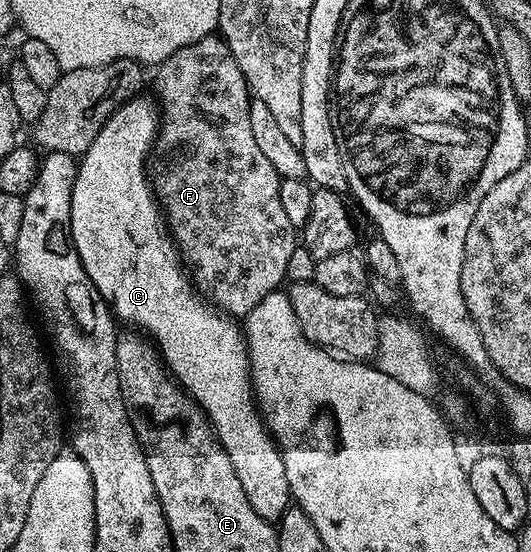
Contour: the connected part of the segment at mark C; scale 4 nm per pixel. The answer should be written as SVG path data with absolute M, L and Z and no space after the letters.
M146 95L131 97L114 110L104 127L100 127L96 139L92 139L92 147L81 154L72 187L70 242L80 255L88 279L92 279L94 292L112 307L113 316L121 324L123 321L130 325L126 327L133 327L152 338L170 376L206 413L214 434L222 441L224 451L228 451L228 459L232 459L232 467L236 467L236 475L244 486L244 495L248 495L256 513L266 521L277 523L292 505L288 471L284 471L282 452L262 420L254 395L250 352L243 326L198 293L189 274L180 269L183 258L178 256L177 246L170 240L161 206L151 189L147 159L156 140L159 115L157 106L150 103Z

